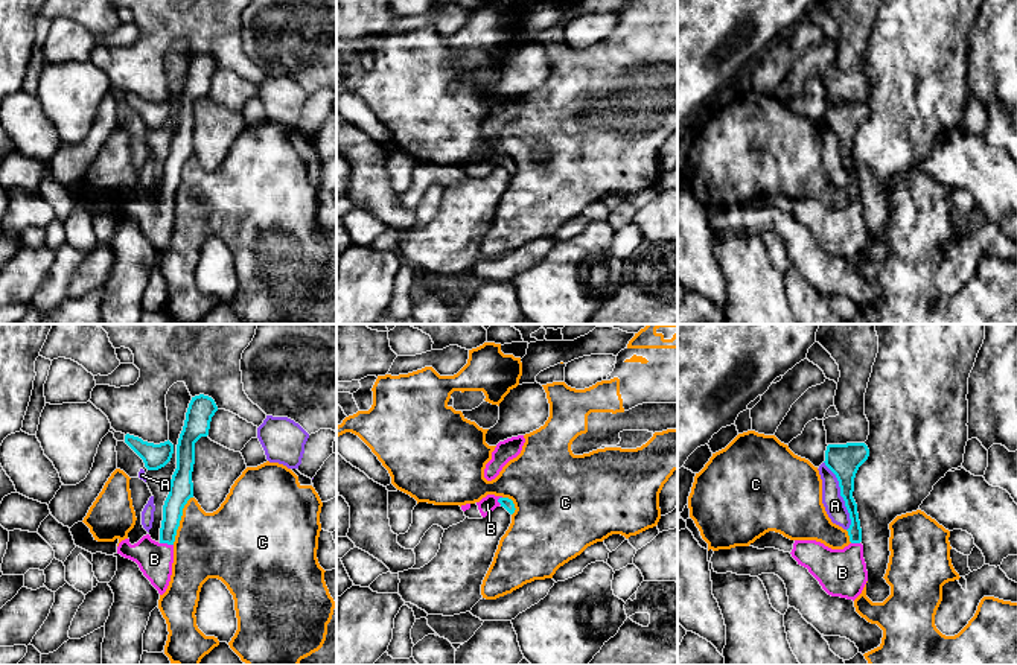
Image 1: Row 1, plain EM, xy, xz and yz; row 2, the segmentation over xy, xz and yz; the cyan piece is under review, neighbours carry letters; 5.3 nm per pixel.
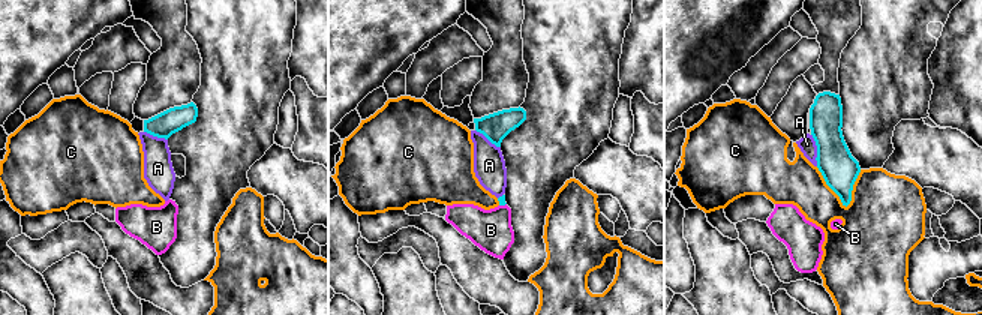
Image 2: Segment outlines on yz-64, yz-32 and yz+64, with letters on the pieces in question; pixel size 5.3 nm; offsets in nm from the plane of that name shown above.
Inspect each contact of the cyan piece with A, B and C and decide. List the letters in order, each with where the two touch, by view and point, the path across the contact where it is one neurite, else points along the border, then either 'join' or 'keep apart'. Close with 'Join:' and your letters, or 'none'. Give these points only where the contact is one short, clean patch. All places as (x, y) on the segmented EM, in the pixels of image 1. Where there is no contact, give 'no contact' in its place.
A: contact yz (841, 495); border yz (824, 461), (838, 481), (839, 495), (850, 519), (847, 530); keep apart
B: contact xy (166, 542); way xy (172, 510), (166, 542), (154, 559); join
C: contact xy (180, 519); border xy (192, 496), (183, 509), (172, 544); keep apart
Join: B

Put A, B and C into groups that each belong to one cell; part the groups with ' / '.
A / B / C

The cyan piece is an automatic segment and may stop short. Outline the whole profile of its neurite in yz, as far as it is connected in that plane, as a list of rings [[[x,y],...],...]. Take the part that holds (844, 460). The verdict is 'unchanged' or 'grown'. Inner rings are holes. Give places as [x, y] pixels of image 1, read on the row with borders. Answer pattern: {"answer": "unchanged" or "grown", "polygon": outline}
{"answer": "grown", "polygon": [[[865,443],[828,444],[825,450],[824,463],[836,475],[840,496],[850,513],[851,525],[846,531],[851,543],[843,549],[831,549],[816,540],[795,540],[790,552],[828,595],[853,601],[868,581],[863,545],[860,543],[862,528],[857,504],[853,498],[856,473],[868,457],[869,449]]]}

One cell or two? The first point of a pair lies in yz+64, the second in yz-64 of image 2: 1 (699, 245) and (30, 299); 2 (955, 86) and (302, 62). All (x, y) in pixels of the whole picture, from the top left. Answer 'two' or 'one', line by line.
1: two
2: one

